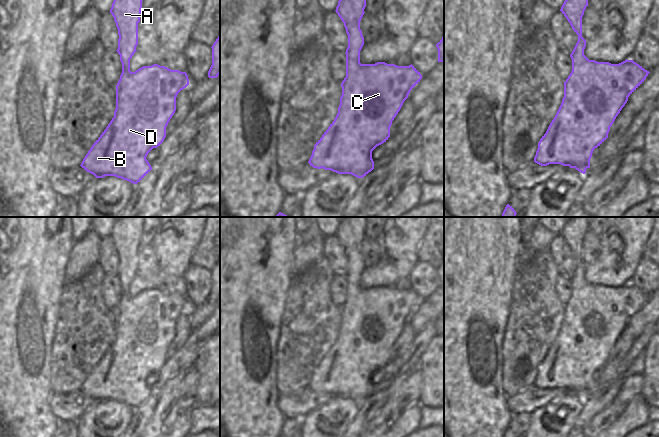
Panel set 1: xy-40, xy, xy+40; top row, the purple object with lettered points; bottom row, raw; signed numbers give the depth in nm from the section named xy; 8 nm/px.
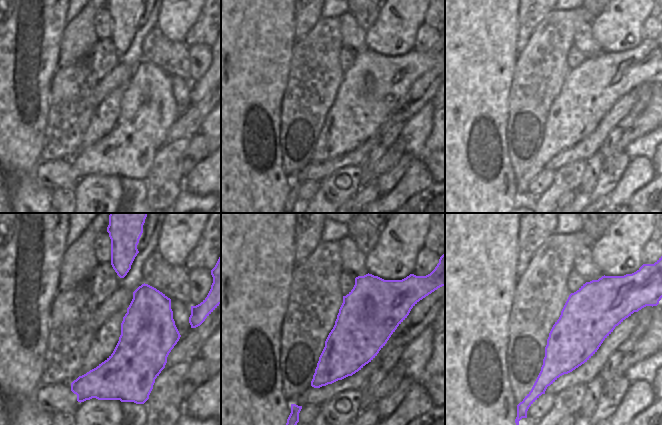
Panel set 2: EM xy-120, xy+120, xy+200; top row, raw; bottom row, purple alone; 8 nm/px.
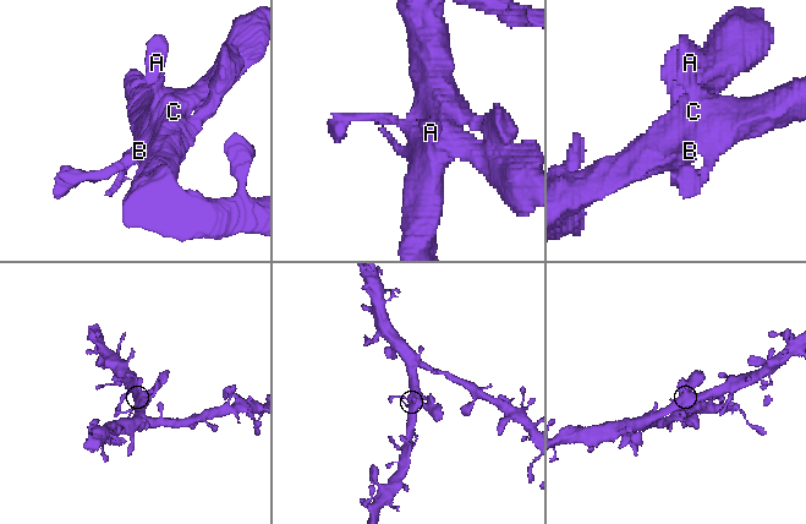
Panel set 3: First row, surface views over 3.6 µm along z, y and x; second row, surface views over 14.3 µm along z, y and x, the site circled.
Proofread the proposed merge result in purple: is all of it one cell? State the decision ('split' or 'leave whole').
leave whole

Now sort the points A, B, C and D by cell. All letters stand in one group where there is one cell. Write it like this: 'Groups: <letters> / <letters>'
Groups: A B C D.

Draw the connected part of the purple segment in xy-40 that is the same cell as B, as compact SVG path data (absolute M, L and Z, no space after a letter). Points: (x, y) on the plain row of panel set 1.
M118 217L112 227L110 237L114 241L119 259L116 275L122 287L122 297L116 309L116 333L114 341L80 389L96 402L115 400L133 408L140 406L152 394L146 381L164 365L166 351L176 335L176 321L189 309L186 296L171 294L158 288L130 295L130 283L137 275L138 247L143 223L144 217Z

